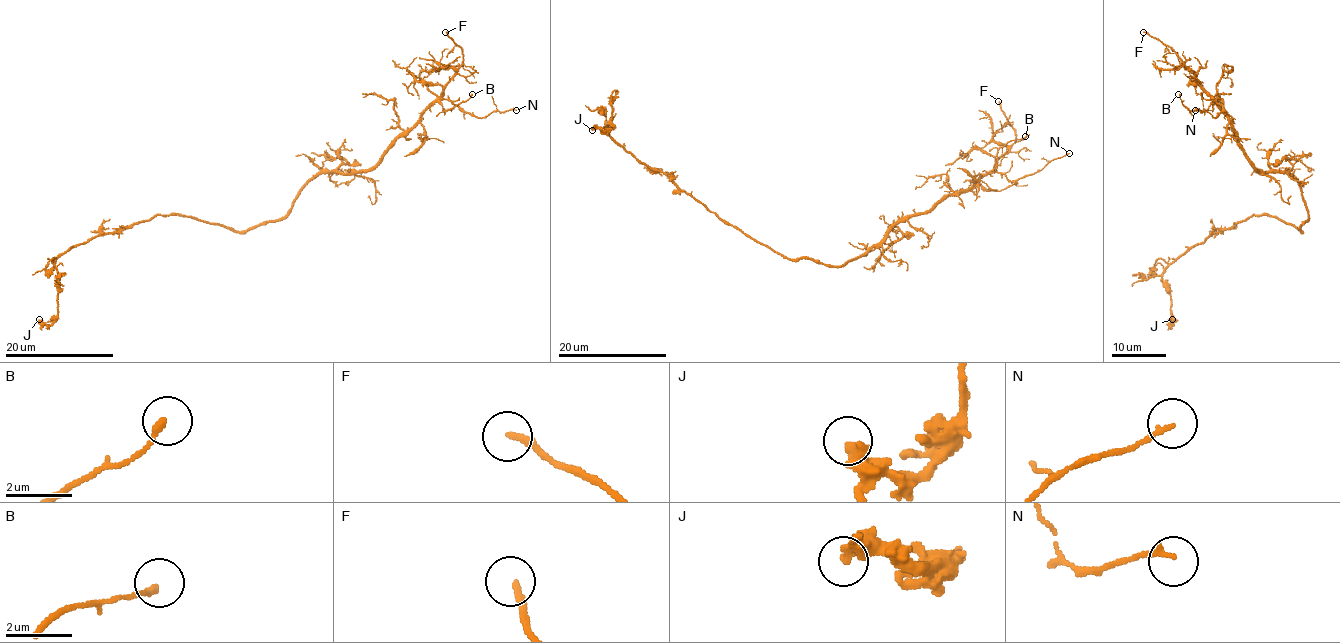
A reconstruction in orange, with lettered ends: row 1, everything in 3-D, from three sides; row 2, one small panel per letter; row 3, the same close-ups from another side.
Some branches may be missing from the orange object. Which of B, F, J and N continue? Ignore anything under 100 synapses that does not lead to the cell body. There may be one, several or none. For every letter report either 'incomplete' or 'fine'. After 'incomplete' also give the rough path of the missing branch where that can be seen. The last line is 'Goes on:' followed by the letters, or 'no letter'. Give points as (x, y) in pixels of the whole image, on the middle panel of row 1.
B: fine
F: incomplete; missing branch runs (998, 101), (1006, 61), (966, 15)
J: fine
N: fine
Goes on: F

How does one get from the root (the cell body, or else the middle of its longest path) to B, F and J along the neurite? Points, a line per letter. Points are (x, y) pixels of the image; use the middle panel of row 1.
B: (821, 262), (841, 265), (859, 258), (899, 222), (967, 191), (995, 166), (1001, 147), (1025, 136)
F: (821, 262), (841, 265), (859, 258), (899, 222), (925, 214), (982, 178), (1016, 142), (1016, 131), (998, 101)
J: (821, 262), (784, 258), (724, 223), (665, 174), (628, 153), (609, 134), (611, 120), (611, 128), (592, 130)

